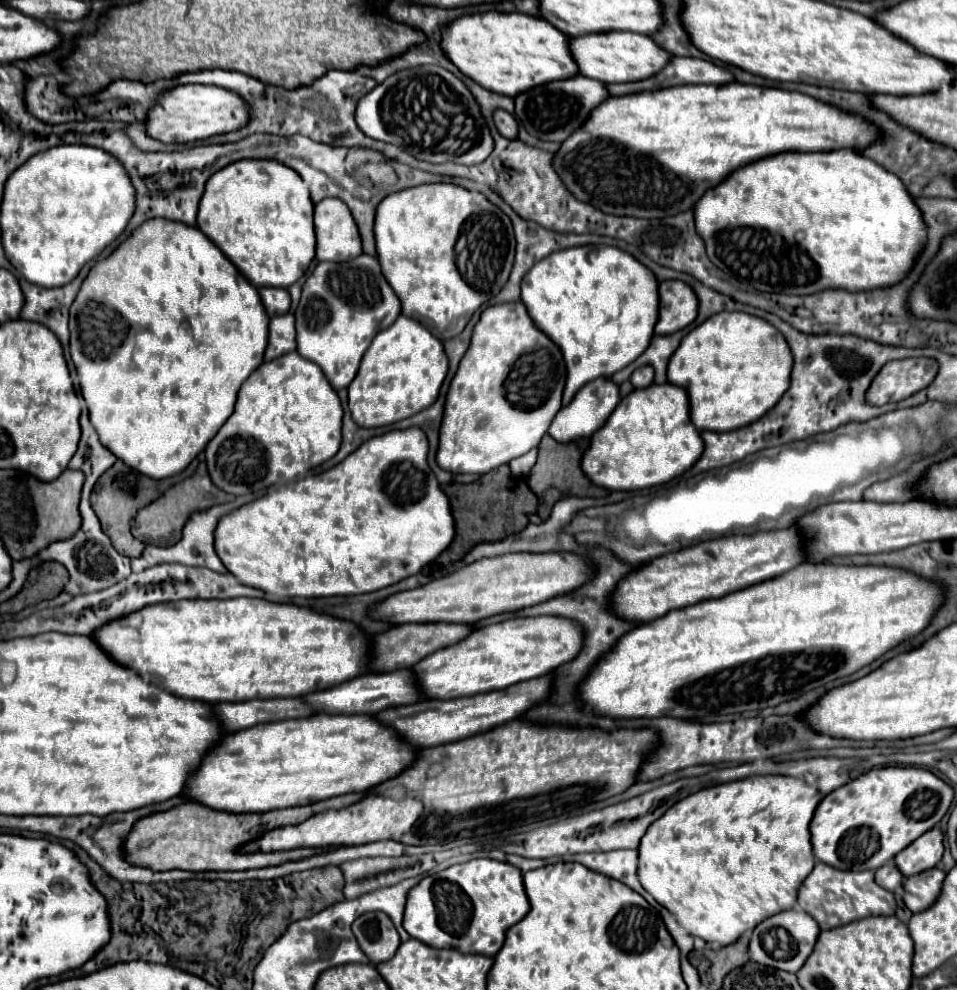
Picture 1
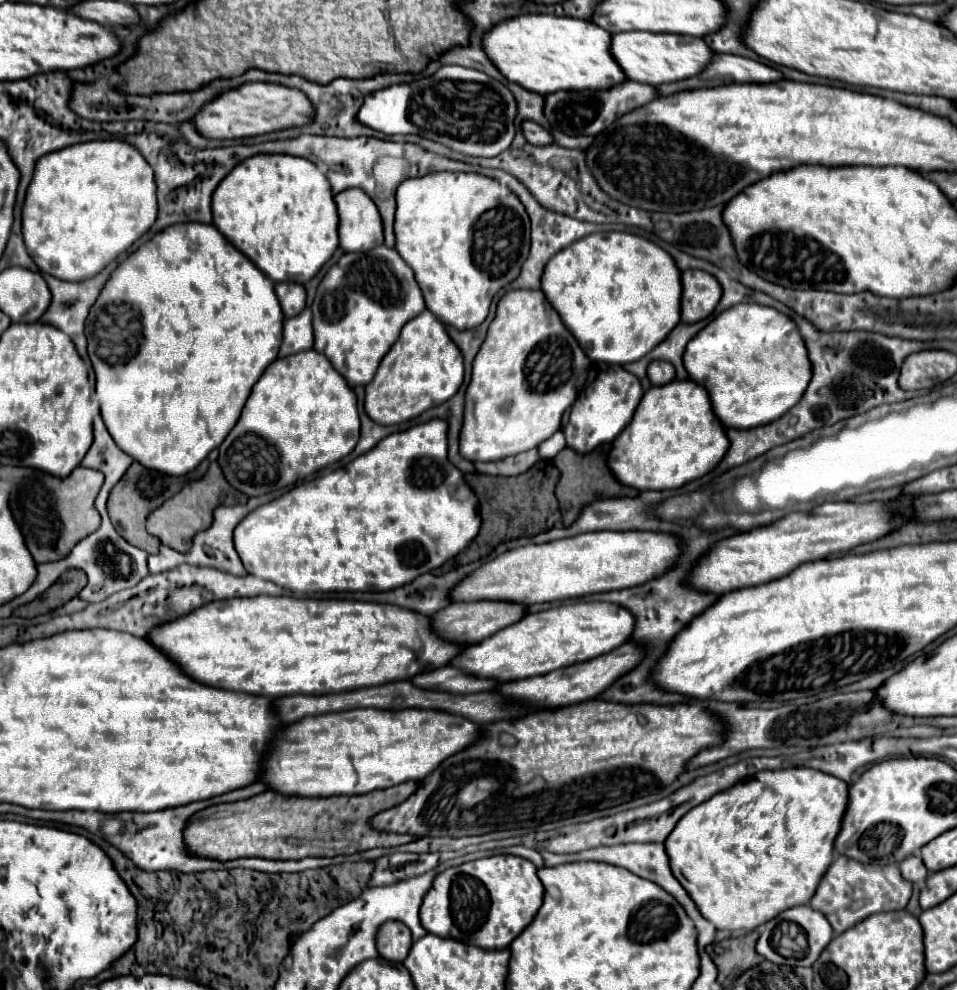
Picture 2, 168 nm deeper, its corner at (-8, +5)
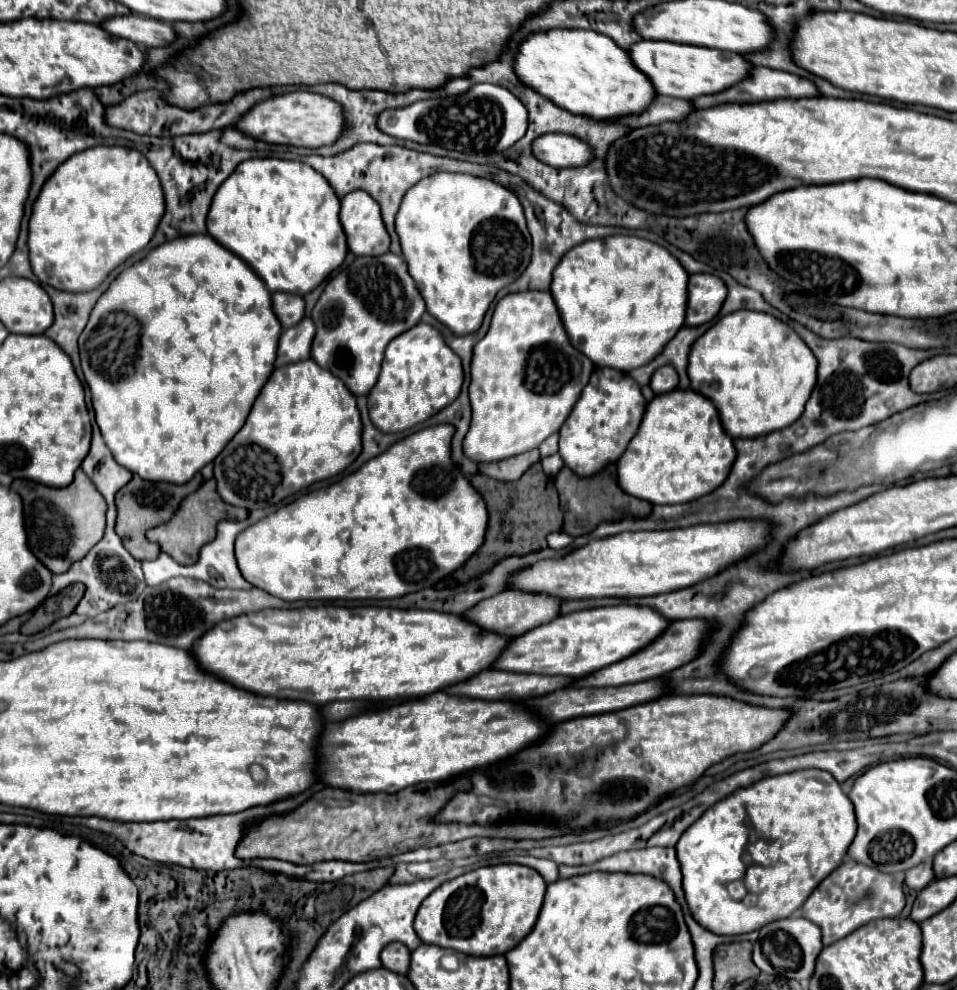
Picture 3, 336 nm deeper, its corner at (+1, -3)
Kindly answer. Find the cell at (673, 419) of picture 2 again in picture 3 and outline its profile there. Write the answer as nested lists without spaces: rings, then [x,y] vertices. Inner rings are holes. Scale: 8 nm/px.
[[[673,390],[655,396],[647,404],[641,430],[617,462],[619,486],[651,504],[693,502],[725,482],[735,456],[733,438],[725,434],[713,402],[695,390]]]

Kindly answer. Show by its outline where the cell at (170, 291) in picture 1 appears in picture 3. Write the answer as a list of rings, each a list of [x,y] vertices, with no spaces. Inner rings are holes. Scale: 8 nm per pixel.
[[[191,234],[185,238],[175,238],[173,242],[151,250],[143,260],[123,270],[117,276],[117,280],[111,282],[109,290],[99,298],[97,306],[91,312],[89,324],[85,326],[79,338],[81,368],[89,384],[89,390],[93,394],[91,398],[93,398],[95,418],[113,458],[117,458],[117,462],[125,466],[129,472],[151,482],[173,482],[173,484],[189,482],[203,466],[213,462],[213,458],[217,458],[217,454],[225,448],[225,444],[243,428],[255,398],[259,396],[261,388],[265,386],[265,382],[273,372],[279,336],[281,336],[281,324],[277,322],[277,316],[271,310],[271,292],[265,286],[265,282],[261,282],[261,278],[241,258],[231,254],[231,250],[221,246],[209,234]]]

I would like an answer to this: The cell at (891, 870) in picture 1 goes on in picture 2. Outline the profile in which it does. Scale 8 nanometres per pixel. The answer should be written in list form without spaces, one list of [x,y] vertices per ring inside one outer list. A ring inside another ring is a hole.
[[[910,856],[910,858],[902,860],[902,862],[898,864],[898,868],[900,868],[902,878],[906,878],[906,880],[912,882],[912,884],[922,884],[924,878],[926,878],[926,874],[928,874],[928,870],[926,870],[926,866],[922,864],[920,856]]]

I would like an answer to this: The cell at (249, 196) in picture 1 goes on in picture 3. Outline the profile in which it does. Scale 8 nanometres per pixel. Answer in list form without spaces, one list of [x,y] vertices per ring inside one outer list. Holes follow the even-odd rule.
[[[253,158],[241,162],[237,170],[219,186],[207,216],[207,230],[219,244],[243,258],[271,292],[305,296],[313,292],[335,268],[339,268],[349,252],[339,210],[341,200],[335,190],[311,166],[297,160]]]

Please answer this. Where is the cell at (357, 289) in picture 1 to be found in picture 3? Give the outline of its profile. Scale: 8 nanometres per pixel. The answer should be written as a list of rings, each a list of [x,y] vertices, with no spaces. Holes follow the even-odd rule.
[[[387,252],[383,256],[359,256],[351,264],[351,282],[349,282],[349,268],[337,272],[325,286],[321,298],[317,300],[311,312],[311,318],[317,326],[317,334],[311,346],[311,356],[321,368],[339,376],[355,396],[367,396],[379,378],[385,346],[395,336],[413,328],[421,320],[423,312],[425,312],[425,302],[413,278],[409,276],[409,270],[401,256],[393,252]]]

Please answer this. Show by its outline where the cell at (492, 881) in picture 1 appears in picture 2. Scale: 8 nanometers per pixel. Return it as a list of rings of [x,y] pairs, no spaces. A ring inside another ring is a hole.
[[[490,856],[474,862],[464,862],[460,866],[446,868],[440,872],[432,888],[426,892],[420,910],[420,922],[426,932],[432,932],[442,938],[452,938],[458,942],[466,942],[472,946],[480,946],[486,950],[508,948],[510,942],[530,924],[538,908],[542,906],[544,886],[536,876],[536,866],[520,856]]]

